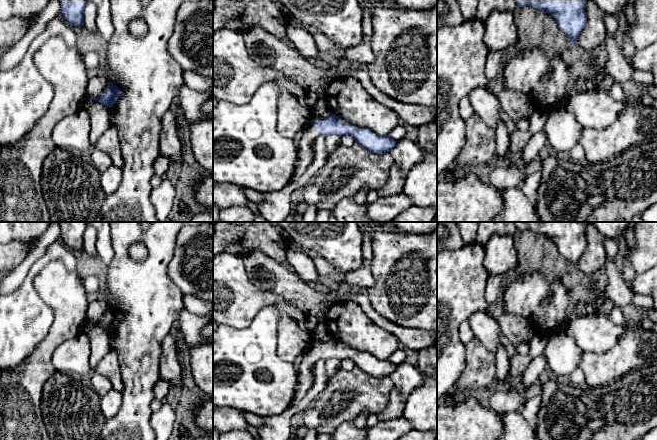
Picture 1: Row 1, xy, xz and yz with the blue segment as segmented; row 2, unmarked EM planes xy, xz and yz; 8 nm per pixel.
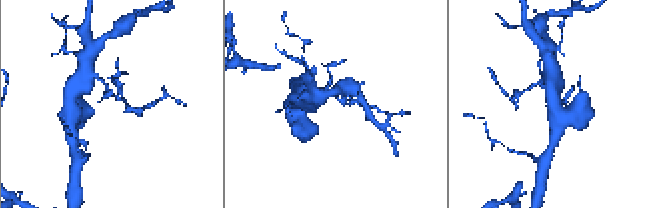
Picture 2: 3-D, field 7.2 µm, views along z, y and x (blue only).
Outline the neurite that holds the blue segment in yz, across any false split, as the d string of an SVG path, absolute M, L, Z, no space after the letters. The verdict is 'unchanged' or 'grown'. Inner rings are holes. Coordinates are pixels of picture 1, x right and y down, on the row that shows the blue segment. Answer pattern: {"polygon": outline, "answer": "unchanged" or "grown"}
{"polygon": "M515 0L515 2L518 7L530 6L550 14L573 45L587 21L585 11L587 0Z", "answer": "unchanged"}

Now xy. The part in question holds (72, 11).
{"polygon": "M59 0L61 4L60 13L72 26L84 26L84 8L87 0Z", "answer": "unchanged"}

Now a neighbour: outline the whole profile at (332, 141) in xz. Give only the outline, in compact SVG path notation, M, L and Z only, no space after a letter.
M337 134L327 135L325 138L326 156L332 154L341 144L341 136Z

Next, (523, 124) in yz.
M522 118L516 123L516 128L521 131L527 131L530 127L530 119Z

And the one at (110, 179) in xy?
M112 165L107 170L100 173L100 184L106 195L114 193L122 178L122 171L120 168Z

